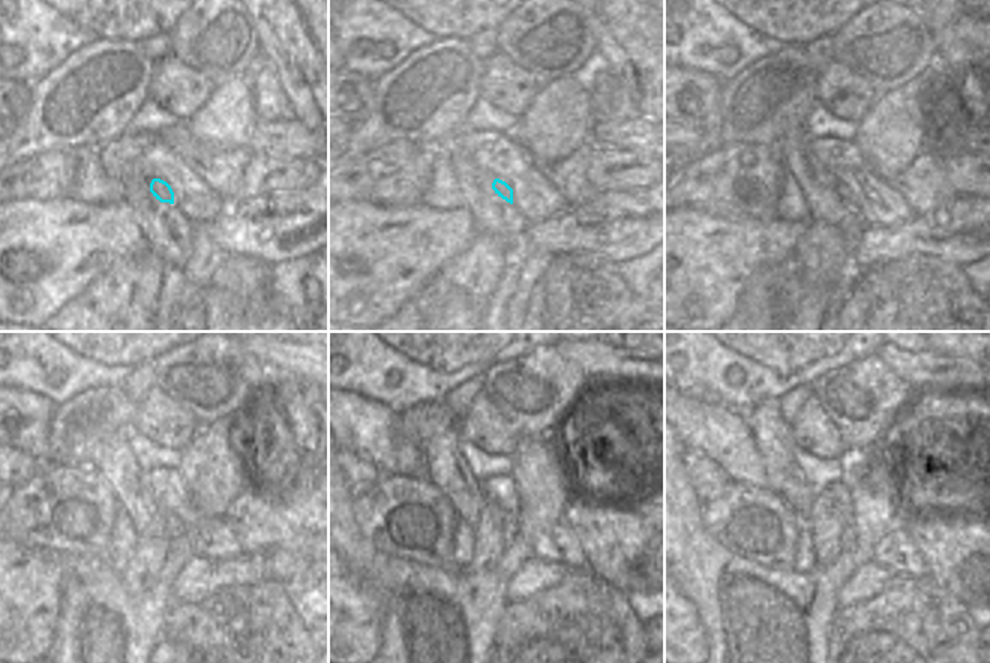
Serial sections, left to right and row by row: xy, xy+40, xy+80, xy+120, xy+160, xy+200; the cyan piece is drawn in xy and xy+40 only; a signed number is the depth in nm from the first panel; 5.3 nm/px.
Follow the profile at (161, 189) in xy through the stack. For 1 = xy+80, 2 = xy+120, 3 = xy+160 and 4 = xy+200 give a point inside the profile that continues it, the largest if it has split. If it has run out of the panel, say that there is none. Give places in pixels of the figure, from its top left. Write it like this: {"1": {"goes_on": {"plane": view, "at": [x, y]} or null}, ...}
{"1": {"goes_on": {"plane": "xy+80", "at": [840, 189]}}, "2": {"goes_on": {"plane": "xy+120", "at": [173, 527]}}, "3": {"goes_on": {"plane": "xy+160", "at": [509, 524]}}, "4": {"goes_on": {"plane": "xy+200", "at": [848, 537]}}}

